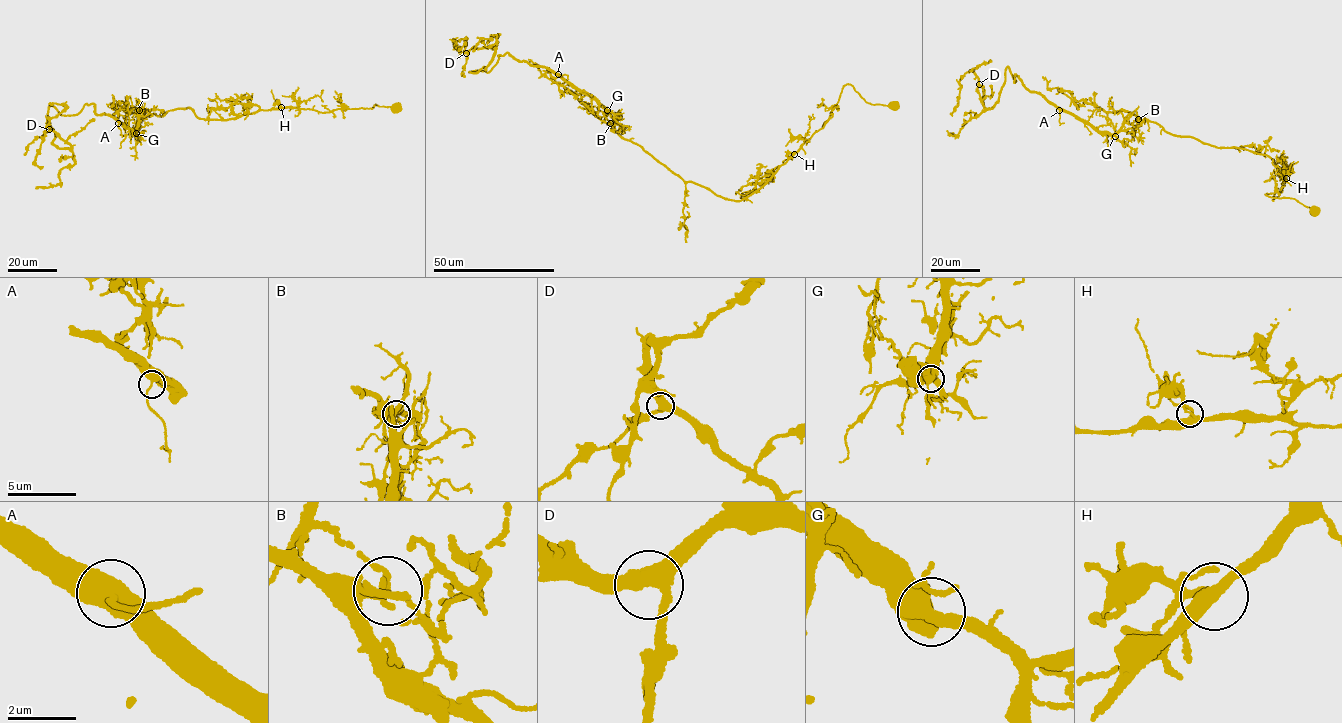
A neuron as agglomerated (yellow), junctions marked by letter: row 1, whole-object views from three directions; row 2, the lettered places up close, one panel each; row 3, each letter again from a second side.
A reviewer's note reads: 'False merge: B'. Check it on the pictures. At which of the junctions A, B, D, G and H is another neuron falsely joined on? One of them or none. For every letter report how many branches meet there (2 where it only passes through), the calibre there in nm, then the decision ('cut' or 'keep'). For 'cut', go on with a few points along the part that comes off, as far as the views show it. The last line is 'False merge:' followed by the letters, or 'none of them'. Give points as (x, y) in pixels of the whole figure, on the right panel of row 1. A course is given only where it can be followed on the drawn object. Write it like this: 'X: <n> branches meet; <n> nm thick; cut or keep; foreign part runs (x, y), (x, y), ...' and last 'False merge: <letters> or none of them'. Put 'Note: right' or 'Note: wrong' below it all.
A: 2 branches meet; 480 nm thick; keep
B: 2 branches meet; 170 nm thick; cut; foreign part runs (1138, 119), (1101, 133), (1007, 67), (993, 108), (971, 70), (950, 113)
D: 3 branches meet; 440 nm thick; keep
G: 2 branches meet; 550 nm thick; keep
H: 3 branches meet; 340 nm thick; keep
False merge: B
Note: right

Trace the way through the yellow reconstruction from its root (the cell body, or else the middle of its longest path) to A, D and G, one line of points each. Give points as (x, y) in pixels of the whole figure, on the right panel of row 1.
A: (1314, 210), (1265, 195), (1281, 191), (1285, 180), (1264, 154), (1173, 135), (1149, 120), (1101, 133), (1059, 110)
D: (1314, 210), (1265, 195), (1285, 180), (1264, 154), (1149, 120), (1101, 133), (1007, 67), (993, 108), (979, 84)
G: (1314, 210), (1294, 199), (1265, 195), (1281, 191), (1285, 180), (1264, 154), (1173, 135), (1149, 120), (1115, 136)

